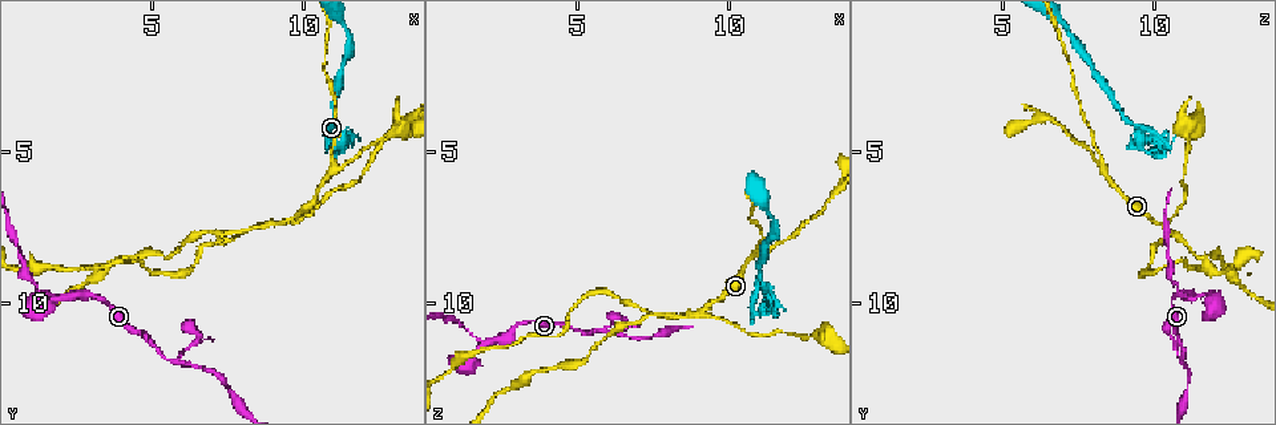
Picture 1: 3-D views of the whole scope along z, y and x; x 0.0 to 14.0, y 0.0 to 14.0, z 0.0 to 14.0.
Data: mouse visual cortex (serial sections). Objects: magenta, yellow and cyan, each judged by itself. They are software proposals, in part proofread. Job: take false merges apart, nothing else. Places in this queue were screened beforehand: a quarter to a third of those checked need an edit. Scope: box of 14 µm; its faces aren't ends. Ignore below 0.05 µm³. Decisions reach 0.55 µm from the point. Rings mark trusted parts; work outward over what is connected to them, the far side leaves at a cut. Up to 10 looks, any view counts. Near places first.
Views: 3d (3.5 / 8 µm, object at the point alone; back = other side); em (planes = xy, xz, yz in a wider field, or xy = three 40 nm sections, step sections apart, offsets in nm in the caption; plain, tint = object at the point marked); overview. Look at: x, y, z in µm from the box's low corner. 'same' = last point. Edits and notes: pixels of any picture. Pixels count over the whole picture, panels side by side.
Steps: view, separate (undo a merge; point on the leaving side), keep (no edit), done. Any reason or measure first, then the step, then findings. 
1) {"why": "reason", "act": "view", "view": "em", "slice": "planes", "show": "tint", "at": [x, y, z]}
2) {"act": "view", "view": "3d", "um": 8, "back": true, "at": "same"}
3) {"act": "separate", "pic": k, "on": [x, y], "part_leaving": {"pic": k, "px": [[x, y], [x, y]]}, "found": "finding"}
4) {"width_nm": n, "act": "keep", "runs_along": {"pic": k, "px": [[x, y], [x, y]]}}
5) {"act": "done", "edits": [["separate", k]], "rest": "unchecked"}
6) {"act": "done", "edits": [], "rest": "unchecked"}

{"why": "abrupt turn", "act": "view", "view": "3d", "um": 3.5, "at": [2.0, 9.7, 11.2]}

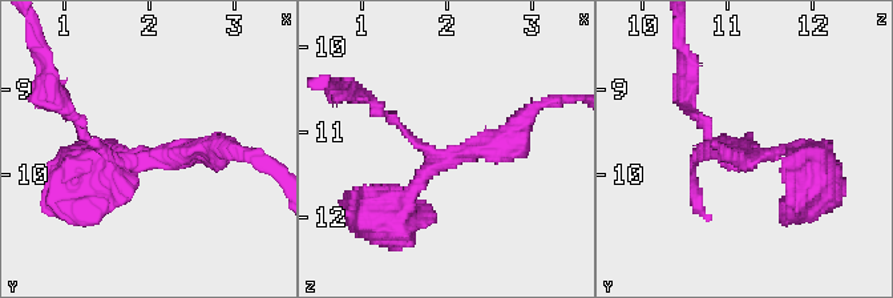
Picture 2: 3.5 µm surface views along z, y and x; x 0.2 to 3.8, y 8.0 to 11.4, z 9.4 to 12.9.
{"arms": 3, "arm_widths_nm": [100, 200, 300], "why": "need the tissue", "act": "view", "view": "em", "slice": "xy", "step": 1, "show": "tint", "at": [2.00, 9.80, 11.25]}

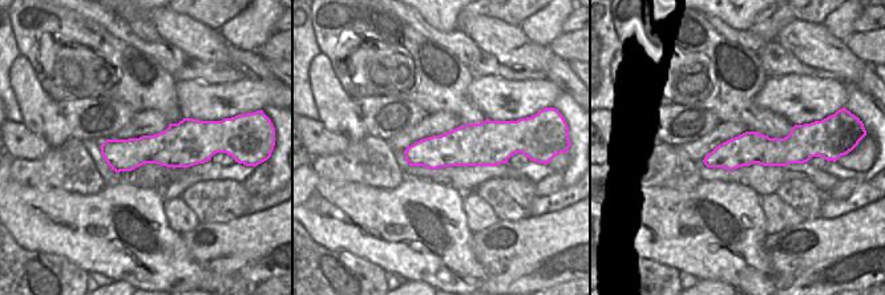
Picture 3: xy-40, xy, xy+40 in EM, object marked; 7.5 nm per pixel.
{"act": "keep", "runs_along": {"pic": 2, "px": [[518, 127], [502, 150], [445, 157], [388, 214]]}, "found": "continuous, no second cell"}

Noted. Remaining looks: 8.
{"why": "sharp bend", "act": "view", "view": "3d", "um": 3.5, "at": [11.1, 5.0, 10.4]}

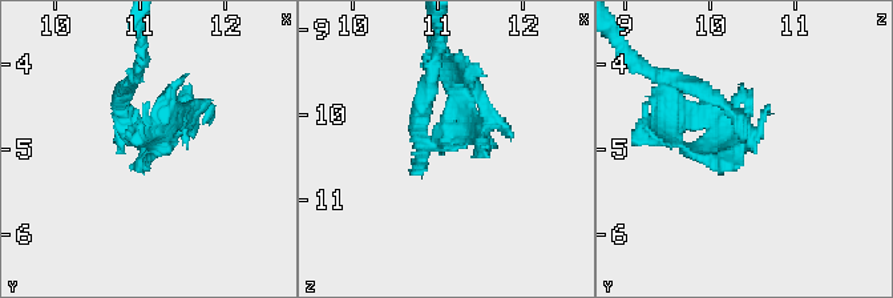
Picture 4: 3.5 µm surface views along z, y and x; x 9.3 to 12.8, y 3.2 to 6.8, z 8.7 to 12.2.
{"why": "need the tissue", "act": "view", "view": "em", "slice": "xy", "step": 2, "show": "tint", "at": [11.05, 4.90, 10.40]}

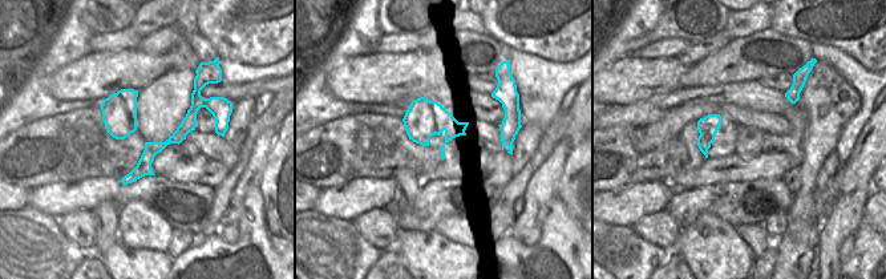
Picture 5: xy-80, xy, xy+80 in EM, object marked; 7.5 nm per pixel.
{"act": "view", "view": "em", "slice": "planes", "show": "tint", "at": "same"}

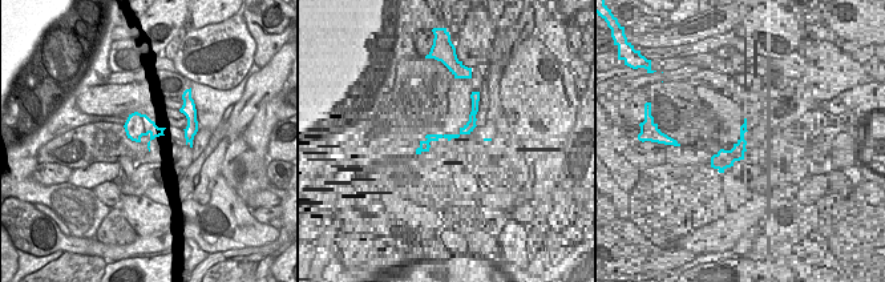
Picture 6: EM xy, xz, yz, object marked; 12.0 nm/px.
{"act": "separate", "pic": 4, "on": [710, 139], "part_leaving": {"pic": 4, "px": [[742, 145], [702, 158], [647, 125]]}, "found": "a second cell is stuck on"}

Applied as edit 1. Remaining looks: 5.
{"why": "redraw", "act": "view", "view": "overview"}

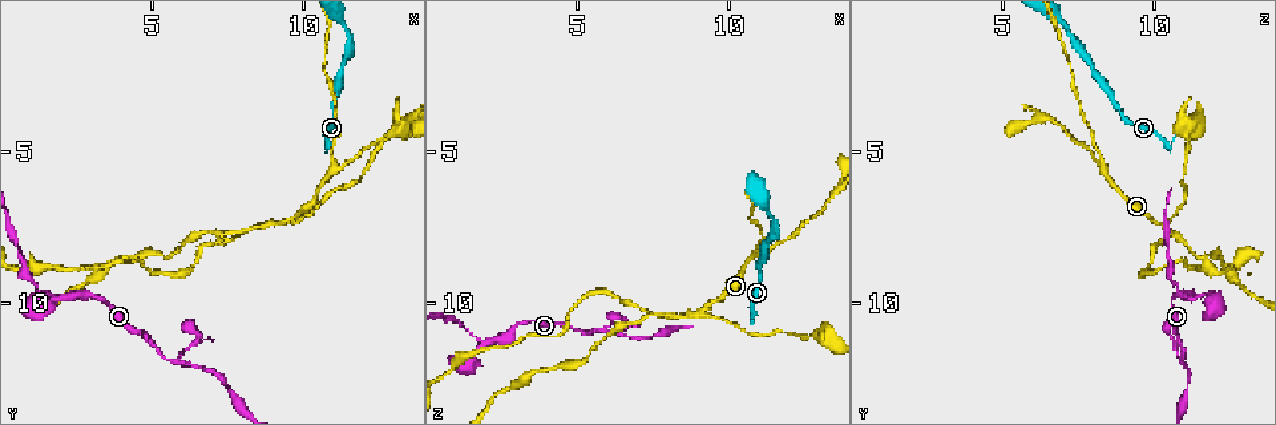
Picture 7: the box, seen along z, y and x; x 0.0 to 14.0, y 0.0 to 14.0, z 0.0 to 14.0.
{"why": "three-way junction", "act": "view", "view": "3d", "um": 3.5, "back": true, "at": [11.0, 5.5, 8.4]}

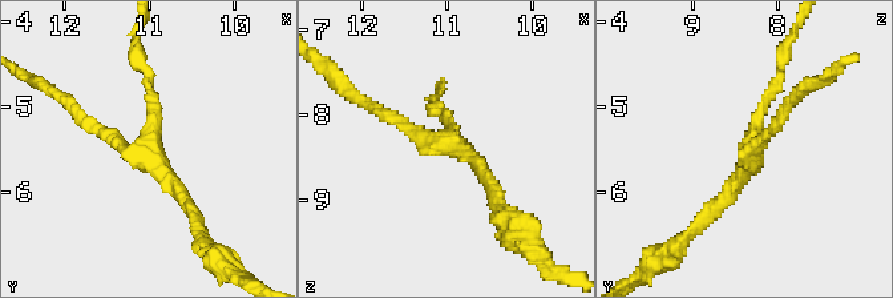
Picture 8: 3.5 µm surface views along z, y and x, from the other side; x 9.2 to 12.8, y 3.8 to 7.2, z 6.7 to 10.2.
{"arms": 3, "arm_widths_nm": [150, 150, 200], "act": "view", "view": "em", "slice": "xy", "step": 5, "show": "tint", "at": [10.95, 5.60, 8.35]}

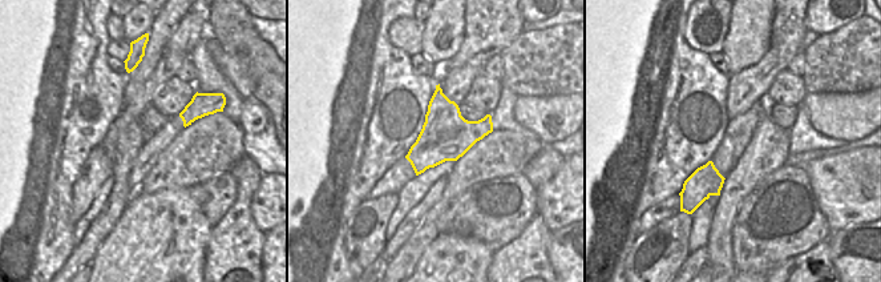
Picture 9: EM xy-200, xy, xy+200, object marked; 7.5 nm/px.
{"act": "keep", "runs_along": {"pic": 8, "px": [[196, 217], [152, 156], [81, 116]]}, "found": "one cell here"}

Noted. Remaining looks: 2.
{"act": "done", "edits": [["separate", 4]], "rest": "unchecked"}

